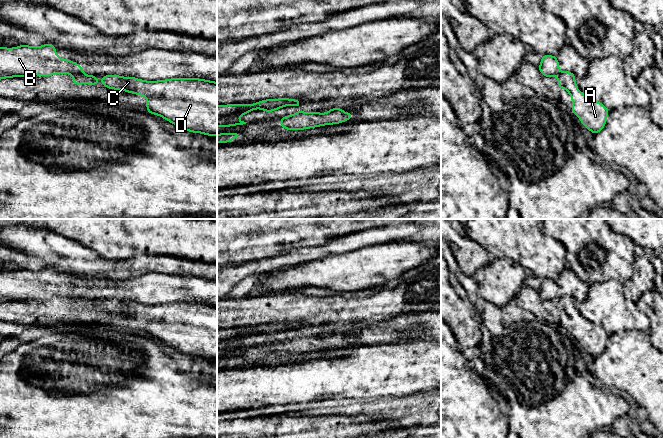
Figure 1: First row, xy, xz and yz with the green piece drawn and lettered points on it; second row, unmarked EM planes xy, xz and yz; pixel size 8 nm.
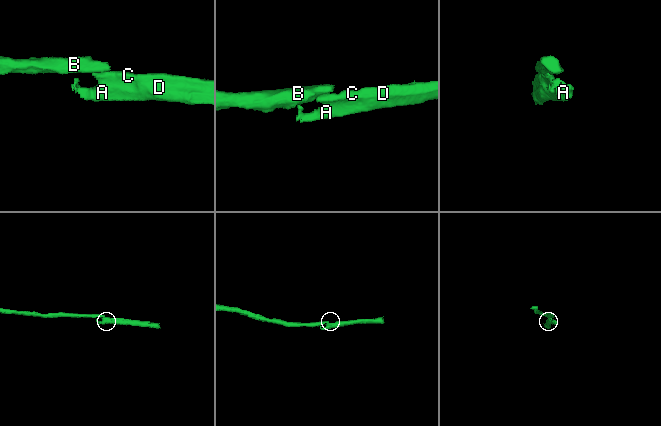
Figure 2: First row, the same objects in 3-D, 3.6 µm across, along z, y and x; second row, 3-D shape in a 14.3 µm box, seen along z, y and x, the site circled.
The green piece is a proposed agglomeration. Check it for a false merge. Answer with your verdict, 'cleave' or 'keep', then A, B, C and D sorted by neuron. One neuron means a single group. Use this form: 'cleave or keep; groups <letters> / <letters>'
cleave; groups A C D / B

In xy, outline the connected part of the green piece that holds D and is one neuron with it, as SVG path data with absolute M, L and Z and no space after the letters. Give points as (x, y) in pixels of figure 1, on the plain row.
M104 299L103 310L146 320L149 338L161 340L184 354L217 360L217 306L198 302L145 305Z

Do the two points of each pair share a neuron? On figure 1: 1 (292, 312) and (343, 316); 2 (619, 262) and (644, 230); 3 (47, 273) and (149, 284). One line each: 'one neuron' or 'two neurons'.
1: one neuron
2: two neurons
3: one neuron

